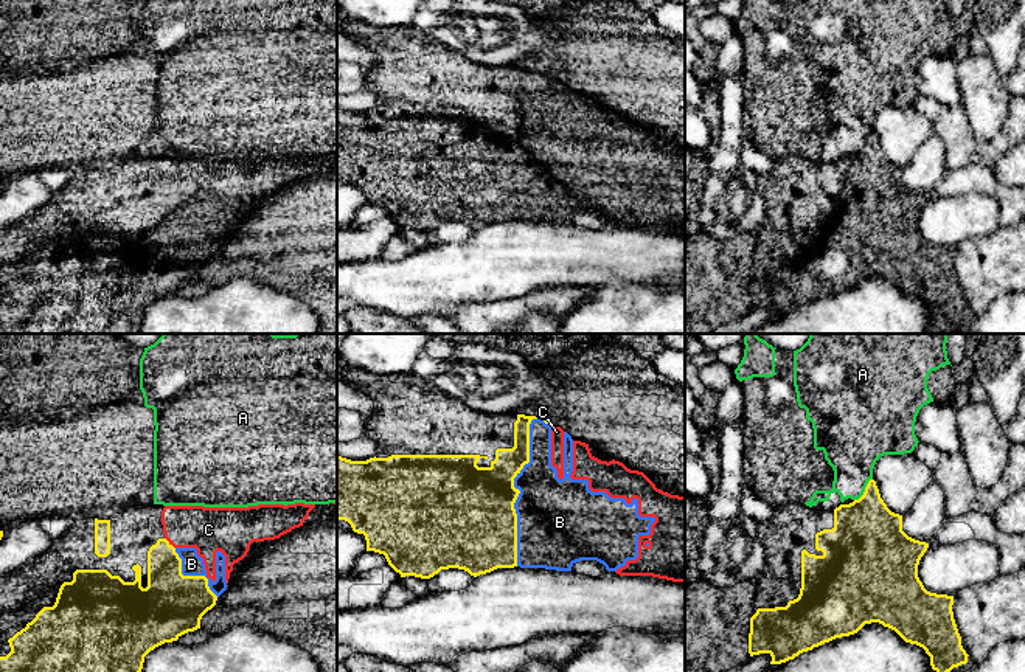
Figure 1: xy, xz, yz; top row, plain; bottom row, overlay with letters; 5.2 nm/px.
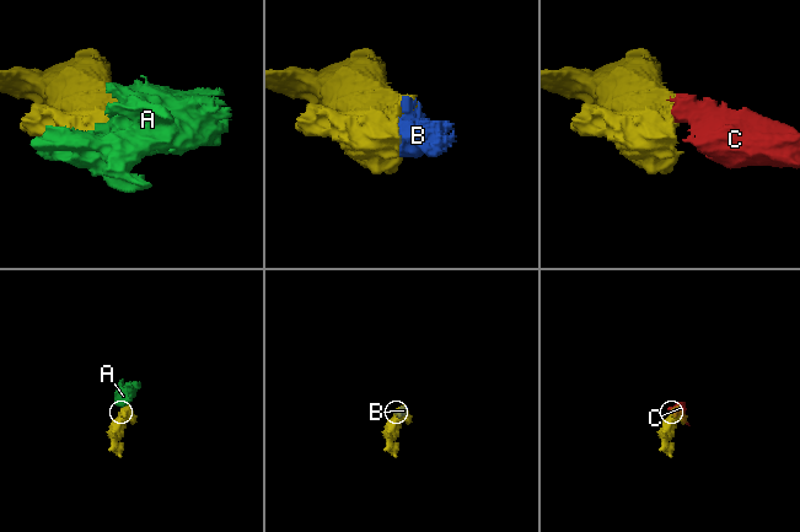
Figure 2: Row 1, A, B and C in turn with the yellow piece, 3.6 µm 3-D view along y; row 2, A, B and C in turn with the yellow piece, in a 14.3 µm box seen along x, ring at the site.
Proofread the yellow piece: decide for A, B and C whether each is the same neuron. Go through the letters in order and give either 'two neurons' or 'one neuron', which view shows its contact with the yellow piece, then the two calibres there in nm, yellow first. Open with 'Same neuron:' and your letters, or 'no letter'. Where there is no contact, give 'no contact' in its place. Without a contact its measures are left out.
Same neuron: no letter
A: two neurons | yz | 380/300 nm
B: two neurons | xz | 420/420 nm
C: two neurons | xy | 240/240 nm

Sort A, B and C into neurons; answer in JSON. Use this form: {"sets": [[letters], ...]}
{"sets": [["A", "B", "C"]]}

